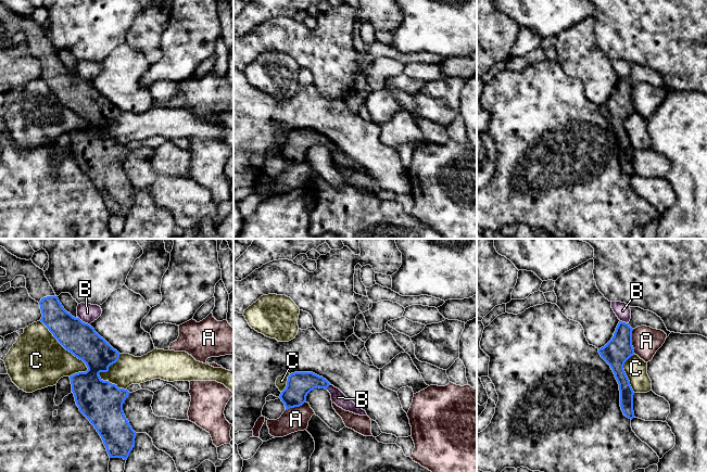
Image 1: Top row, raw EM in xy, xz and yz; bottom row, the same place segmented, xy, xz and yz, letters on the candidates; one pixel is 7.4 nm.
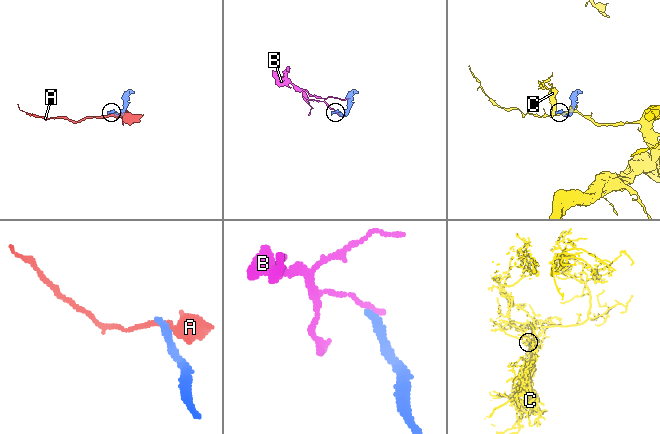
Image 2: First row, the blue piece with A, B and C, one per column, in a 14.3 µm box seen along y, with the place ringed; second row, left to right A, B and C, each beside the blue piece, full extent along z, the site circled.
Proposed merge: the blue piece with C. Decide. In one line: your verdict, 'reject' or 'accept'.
reject

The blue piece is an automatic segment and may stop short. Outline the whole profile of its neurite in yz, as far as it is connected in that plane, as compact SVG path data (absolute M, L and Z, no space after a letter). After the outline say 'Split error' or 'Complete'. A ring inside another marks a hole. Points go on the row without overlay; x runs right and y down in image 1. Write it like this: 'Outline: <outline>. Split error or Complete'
Outline: M619 78L611 97L604 104L598 106L601 114L610 123L619 141L621 167L623 171L631 177L634 175L634 149L624 129L623 123L624 119L634 112L632 88L633 86L629 80Z. Complete

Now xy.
Outline: M0 3L0 49L9 47L11 38L16 33L25 34L29 53L39 60L42 71L40 78L66 107L83 117L88 125L86 129L78 129L70 133L72 149L79 168L90 178L101 193L110 215L127 217L135 204L136 195L136 189L123 168L123 161L129 149L118 145L117 142L109 138L103 138L99 132L100 129L108 129L109 124L118 117L121 111L101 94L90 81L73 74L64 66L46 35L45 28L37 24L31 16L17 15Z. Split error

